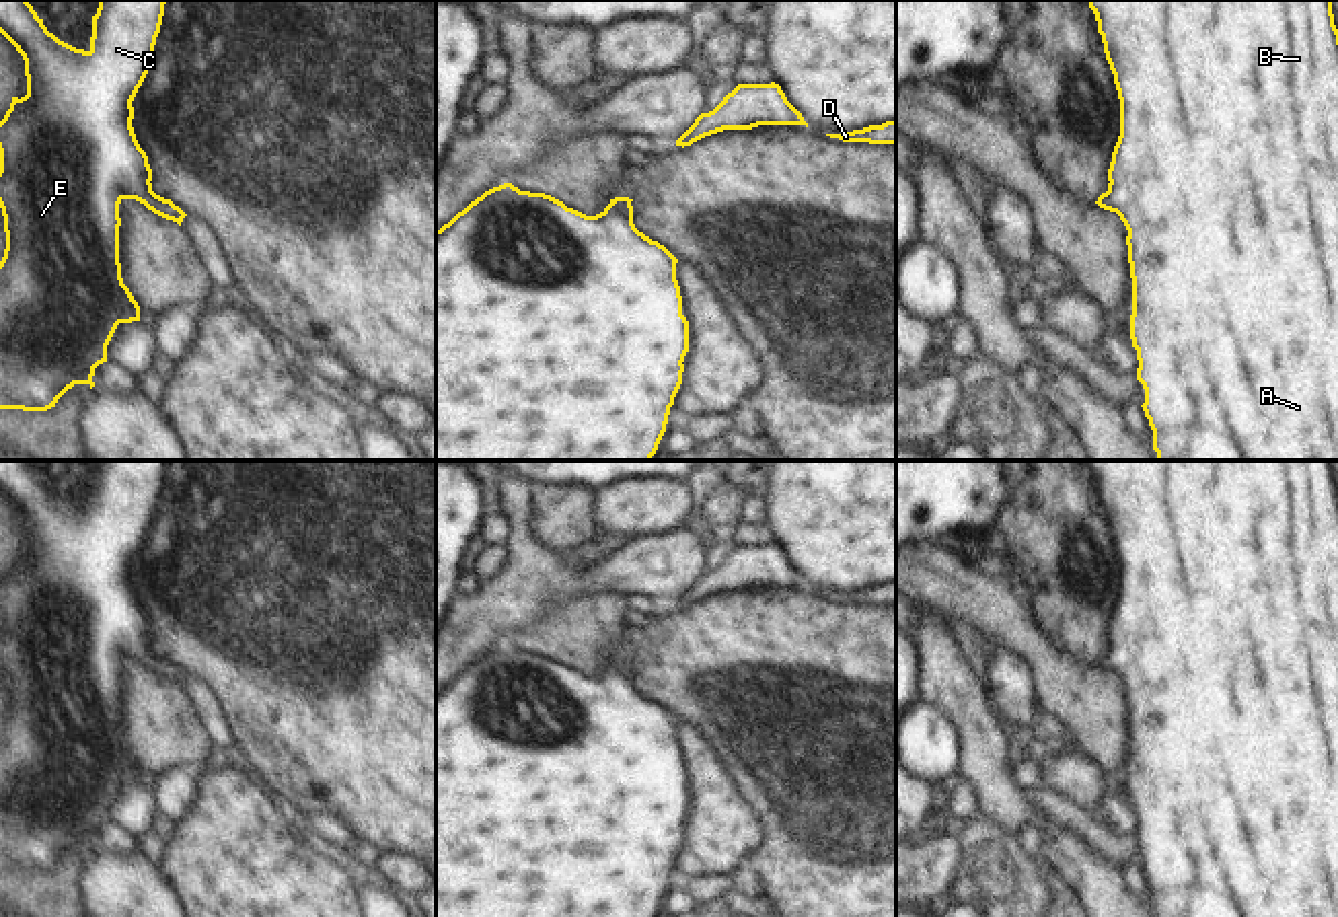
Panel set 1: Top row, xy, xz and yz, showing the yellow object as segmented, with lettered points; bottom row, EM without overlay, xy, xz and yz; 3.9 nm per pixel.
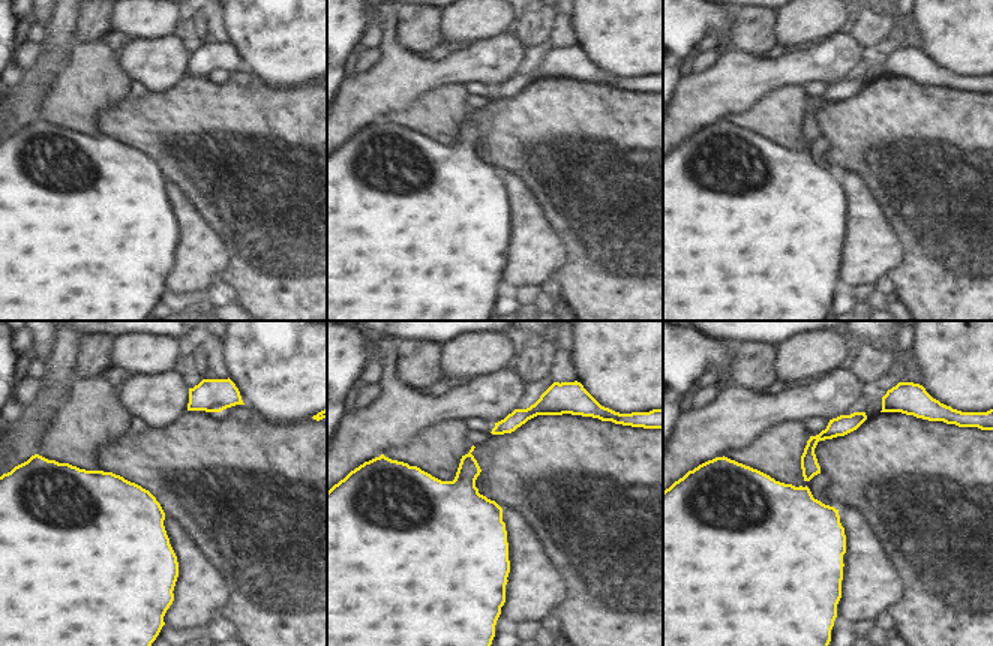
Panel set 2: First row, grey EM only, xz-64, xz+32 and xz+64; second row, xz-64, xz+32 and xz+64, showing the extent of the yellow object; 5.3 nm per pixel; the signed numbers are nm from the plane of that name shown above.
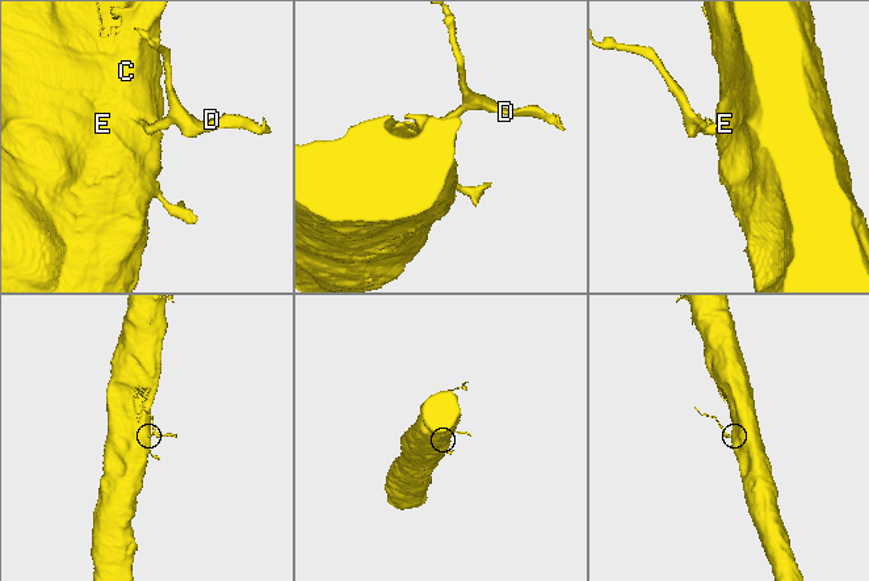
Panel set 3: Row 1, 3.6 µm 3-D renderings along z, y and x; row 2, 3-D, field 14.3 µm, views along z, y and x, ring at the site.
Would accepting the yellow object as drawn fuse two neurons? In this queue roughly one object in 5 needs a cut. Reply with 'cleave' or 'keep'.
keep

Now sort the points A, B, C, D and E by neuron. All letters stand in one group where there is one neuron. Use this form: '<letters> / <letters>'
A B C D E

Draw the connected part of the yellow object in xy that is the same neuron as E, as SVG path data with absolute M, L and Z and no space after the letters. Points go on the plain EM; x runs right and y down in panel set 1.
M0 461L0 493L25 520L27 555L12 557L0 582L0 668L6 709L0 722L0 870L47 872L74 845L95 847L95 829L119 783L140 781L140 767L121 738L119 664L136 660L181 687L187 676L152 652L152 629L140 609L132 561L142 547L160 493L166 461L99 461L90 510L76 510L47 491L27 461Z

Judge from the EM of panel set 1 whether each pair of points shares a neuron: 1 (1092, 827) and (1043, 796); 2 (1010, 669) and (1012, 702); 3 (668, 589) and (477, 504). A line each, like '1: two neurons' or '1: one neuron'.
1: one neuron
2: one neuron
3: two neurons

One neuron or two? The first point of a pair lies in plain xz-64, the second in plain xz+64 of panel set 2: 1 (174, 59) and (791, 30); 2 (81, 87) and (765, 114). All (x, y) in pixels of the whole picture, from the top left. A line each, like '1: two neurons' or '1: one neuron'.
1: two neurons
2: one neuron

